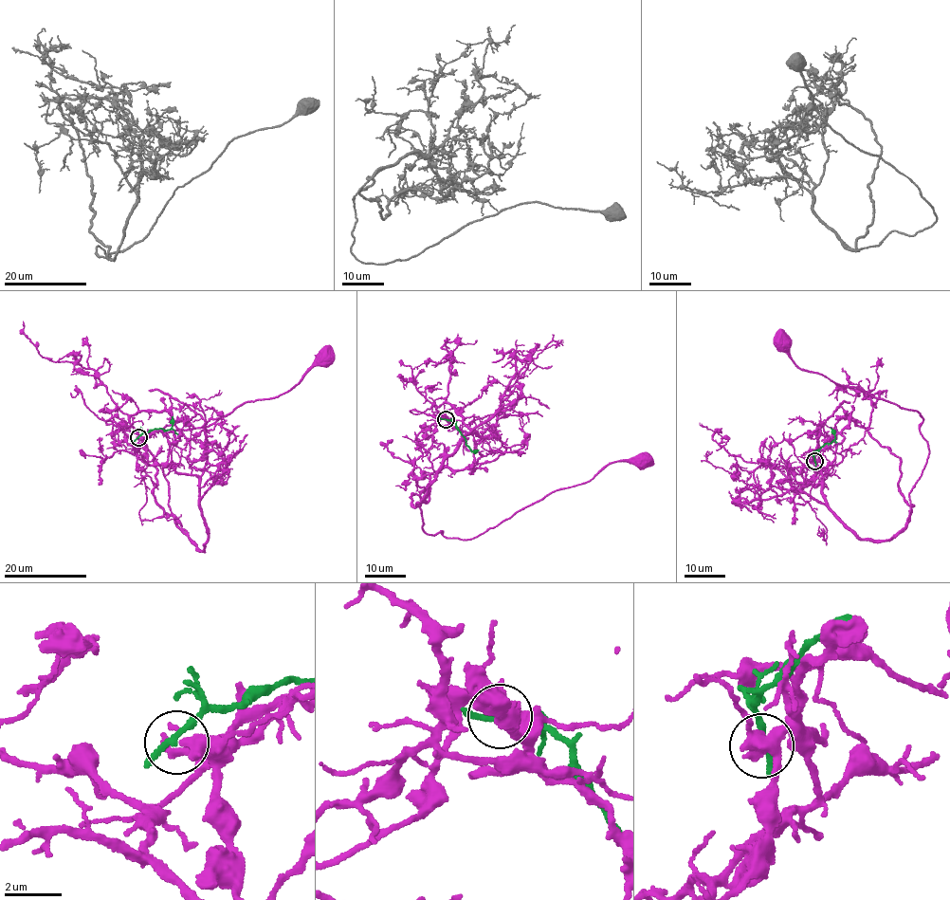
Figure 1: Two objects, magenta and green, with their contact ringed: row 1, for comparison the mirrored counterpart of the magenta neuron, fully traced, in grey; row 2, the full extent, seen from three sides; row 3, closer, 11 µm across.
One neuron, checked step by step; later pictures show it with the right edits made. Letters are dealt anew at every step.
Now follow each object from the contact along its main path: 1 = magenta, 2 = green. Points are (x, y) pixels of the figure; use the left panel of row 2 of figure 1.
1: (138, 437), (111, 433), (133, 418), (171, 514), (167, 434), (279, 396), (325, 358)
2: (138, 437), (148, 431), (170, 429), (173, 416)

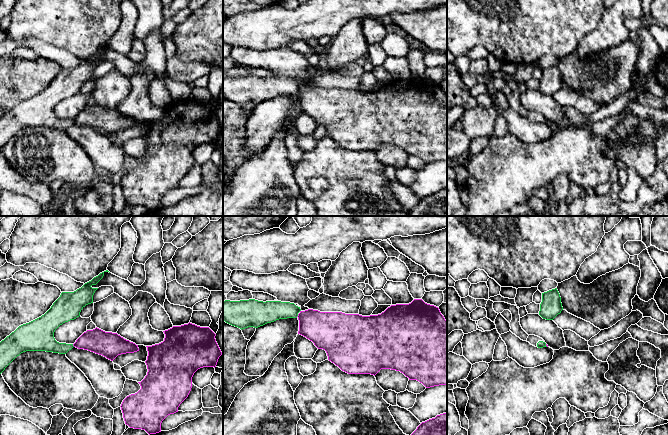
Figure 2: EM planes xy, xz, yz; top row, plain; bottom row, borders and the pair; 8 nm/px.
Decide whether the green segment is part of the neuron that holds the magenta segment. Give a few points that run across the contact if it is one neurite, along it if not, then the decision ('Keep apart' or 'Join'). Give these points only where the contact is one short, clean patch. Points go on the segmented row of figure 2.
Line: xy (72, 344), (74, 346). Keep apart

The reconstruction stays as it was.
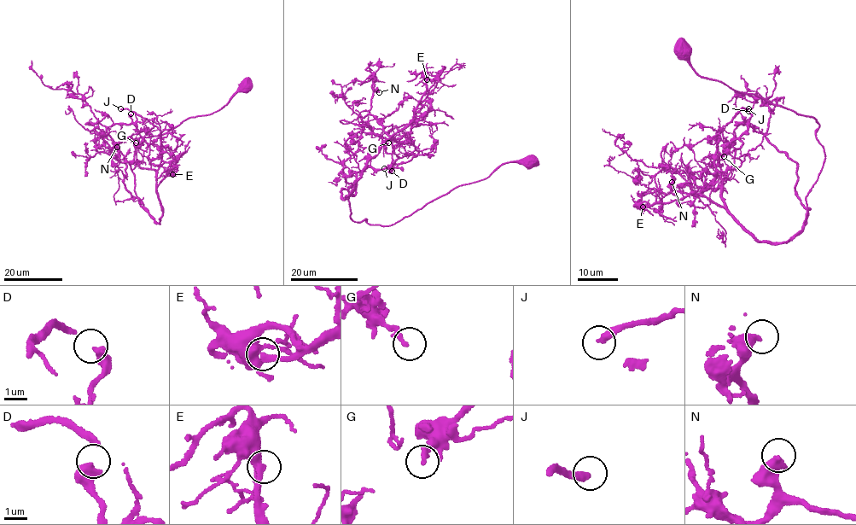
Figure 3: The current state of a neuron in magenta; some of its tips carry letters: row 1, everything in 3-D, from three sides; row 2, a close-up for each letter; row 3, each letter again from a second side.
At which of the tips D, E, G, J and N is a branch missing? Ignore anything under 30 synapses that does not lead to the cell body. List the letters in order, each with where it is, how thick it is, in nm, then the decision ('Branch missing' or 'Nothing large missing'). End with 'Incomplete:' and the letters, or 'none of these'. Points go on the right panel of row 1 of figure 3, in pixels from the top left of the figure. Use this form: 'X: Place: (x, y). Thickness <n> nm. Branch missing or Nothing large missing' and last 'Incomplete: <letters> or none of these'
D: Place: (748, 111). Thickness 480 nm. Nothing large missing
E: Place: (643, 207). Thickness 240 nm. Branch missing
G: Place: (724, 156). Thickness 200 nm. Nothing large missing
J: Place: (748, 108). Thickness 320 nm. Branch missing
N: Place: (672, 182). Thickness 480 nm. Nothing large missing
Incomplete: E, J

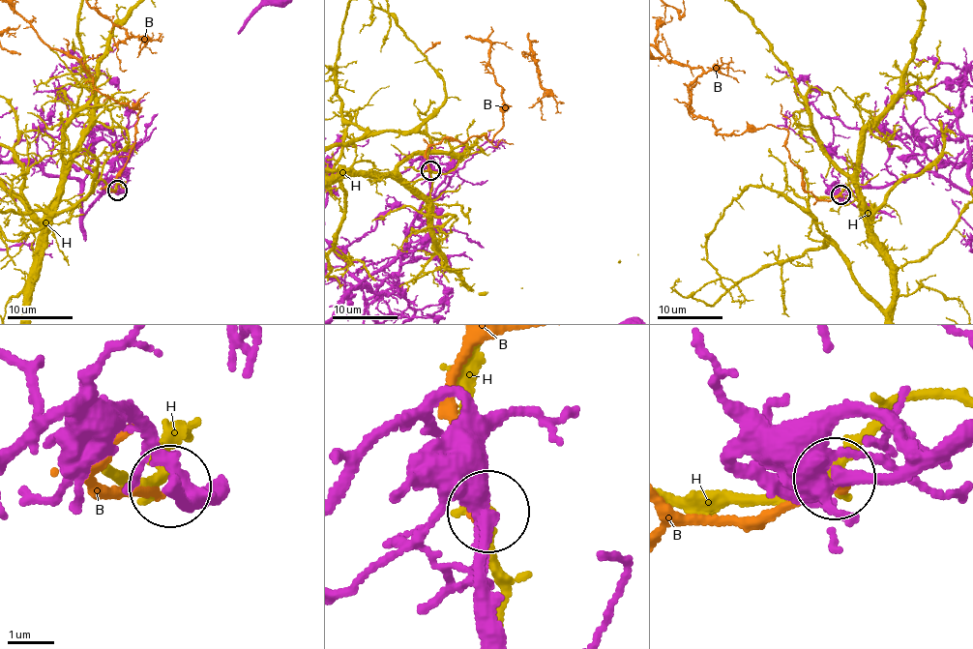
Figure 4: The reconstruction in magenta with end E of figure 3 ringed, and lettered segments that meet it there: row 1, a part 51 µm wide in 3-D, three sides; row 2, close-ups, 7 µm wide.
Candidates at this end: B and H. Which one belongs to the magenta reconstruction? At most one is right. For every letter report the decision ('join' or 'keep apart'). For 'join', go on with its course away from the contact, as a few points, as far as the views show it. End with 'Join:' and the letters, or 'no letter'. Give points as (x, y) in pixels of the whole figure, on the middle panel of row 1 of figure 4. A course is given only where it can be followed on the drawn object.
B: keep apart
H: keep apart
Join: no letter

